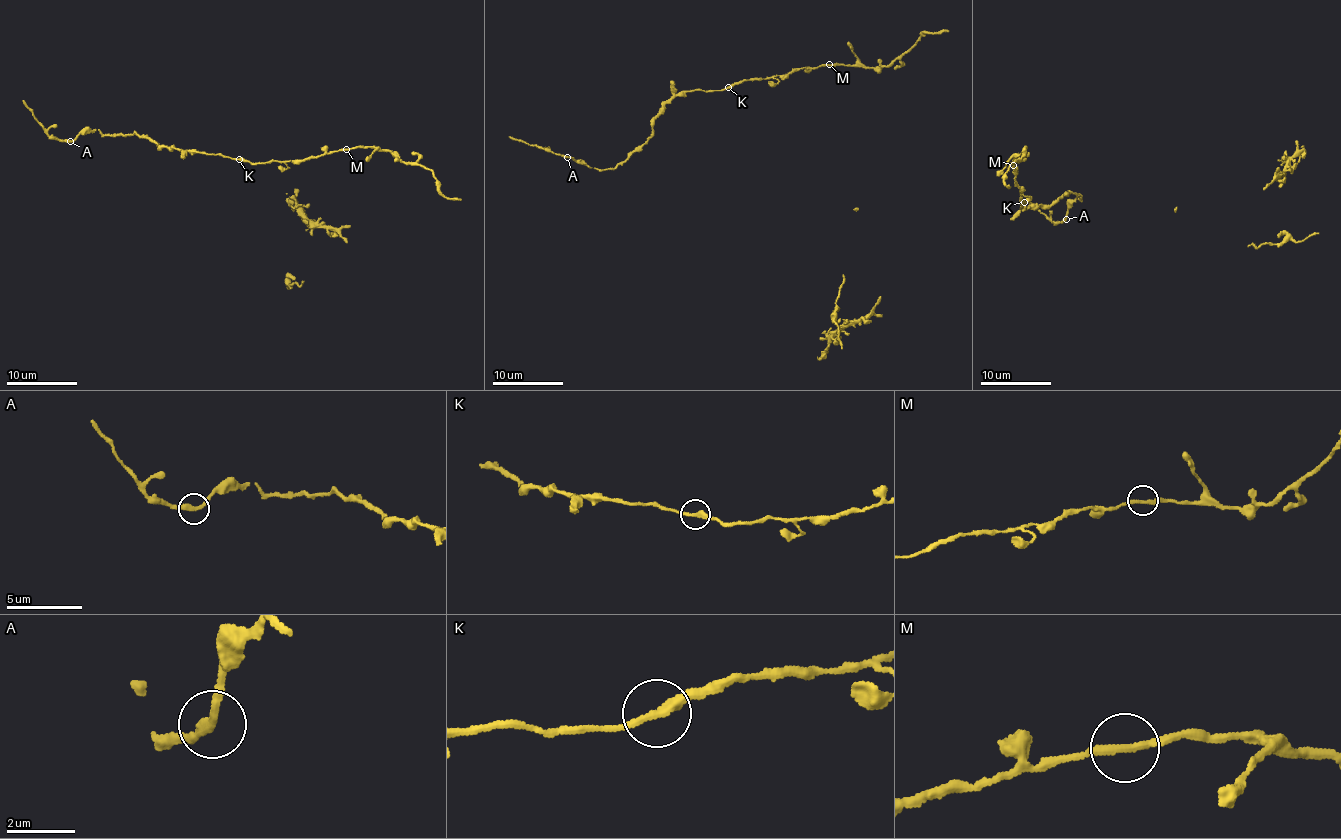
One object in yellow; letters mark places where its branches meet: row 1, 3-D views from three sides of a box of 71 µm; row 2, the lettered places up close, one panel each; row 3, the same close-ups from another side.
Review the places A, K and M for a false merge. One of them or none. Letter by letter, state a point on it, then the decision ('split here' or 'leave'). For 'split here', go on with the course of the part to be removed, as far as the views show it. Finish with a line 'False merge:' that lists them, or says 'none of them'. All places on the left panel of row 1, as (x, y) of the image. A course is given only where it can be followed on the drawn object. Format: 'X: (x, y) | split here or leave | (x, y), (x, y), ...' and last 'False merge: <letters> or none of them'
A: (70, 141) | split here | (70, 142), (50, 137), (23, 99)
K: (239, 159) | leave
M: (346, 149) | leave
False merge: A

